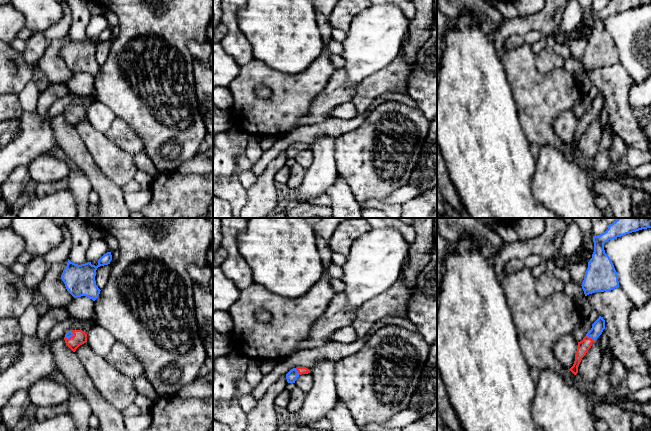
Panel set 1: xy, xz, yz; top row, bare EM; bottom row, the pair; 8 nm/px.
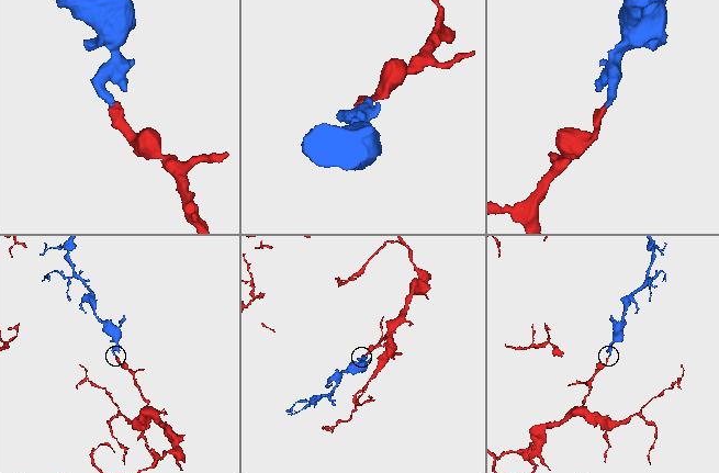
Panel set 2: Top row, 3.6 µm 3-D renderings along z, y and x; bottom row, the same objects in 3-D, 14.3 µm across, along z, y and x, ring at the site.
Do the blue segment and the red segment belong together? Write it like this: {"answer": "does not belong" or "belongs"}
{"answer": "belongs"}

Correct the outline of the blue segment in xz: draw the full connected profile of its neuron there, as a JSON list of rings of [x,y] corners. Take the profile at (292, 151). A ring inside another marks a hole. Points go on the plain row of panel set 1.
[[[297,143],[291,145],[287,150],[286,150],[286,155],[288,159],[295,159],[297,154],[302,151],[302,150],[308,150],[310,149],[310,146],[307,145],[306,143]]]

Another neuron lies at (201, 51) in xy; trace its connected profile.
[[[191,40],[189,42],[189,50],[193,59],[199,61],[203,66],[212,69],[210,65],[210,55],[212,51],[210,40],[206,40],[204,42]]]

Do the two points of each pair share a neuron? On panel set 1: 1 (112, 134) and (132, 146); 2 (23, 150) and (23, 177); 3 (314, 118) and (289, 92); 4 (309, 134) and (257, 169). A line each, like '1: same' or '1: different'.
1: same
2: different
3: different
4: same

